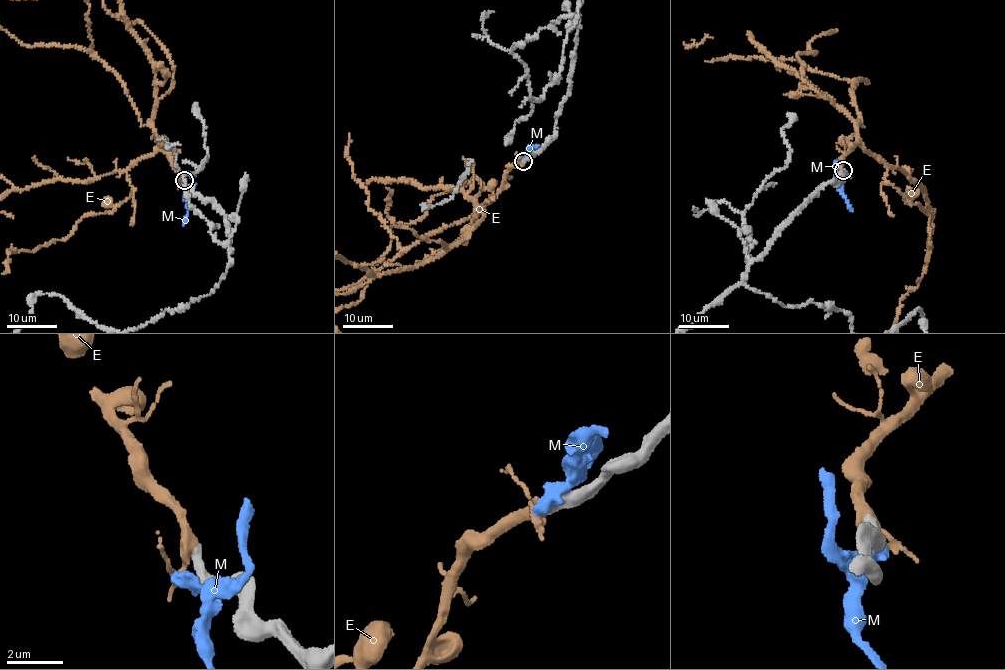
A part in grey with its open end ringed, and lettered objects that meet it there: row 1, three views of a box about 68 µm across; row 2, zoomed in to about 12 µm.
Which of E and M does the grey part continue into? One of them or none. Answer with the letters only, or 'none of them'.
E

